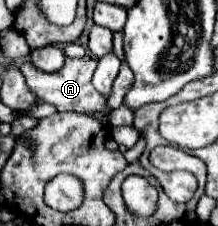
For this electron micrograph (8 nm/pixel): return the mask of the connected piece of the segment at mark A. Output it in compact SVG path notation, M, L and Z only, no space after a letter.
M89 55L81 57L81 59L71 59L67 57L65 59L65 65L55 71L55 73L43 73L39 71L37 67L33 67L29 61L25 61L21 65L21 73L25 77L25 83L27 87L35 93L35 97L43 103L49 103L53 105L59 113L63 111L77 111L77 113L95 113L95 111L101 111L105 105L107 105L107 97L103 97L91 83L93 79L93 73L95 73L95 67L97 67L97 61Z

